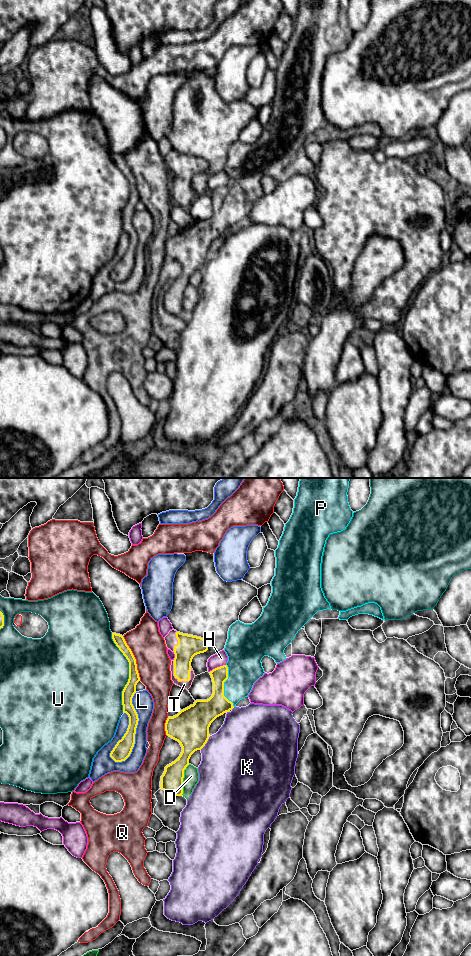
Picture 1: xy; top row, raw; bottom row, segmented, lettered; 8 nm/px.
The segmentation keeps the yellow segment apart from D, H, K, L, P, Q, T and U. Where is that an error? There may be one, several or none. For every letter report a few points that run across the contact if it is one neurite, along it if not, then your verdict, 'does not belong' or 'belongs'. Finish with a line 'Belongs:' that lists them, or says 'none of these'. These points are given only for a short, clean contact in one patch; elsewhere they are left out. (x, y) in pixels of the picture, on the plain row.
D: does not belong
H: does not belong
K: does not belong
L: does not belong
P: belongs
Q: does not belong
T: belongs
U: does not belong
Belongs: P, T

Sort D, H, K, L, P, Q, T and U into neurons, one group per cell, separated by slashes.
D / H / K / L / P T / Q / U

